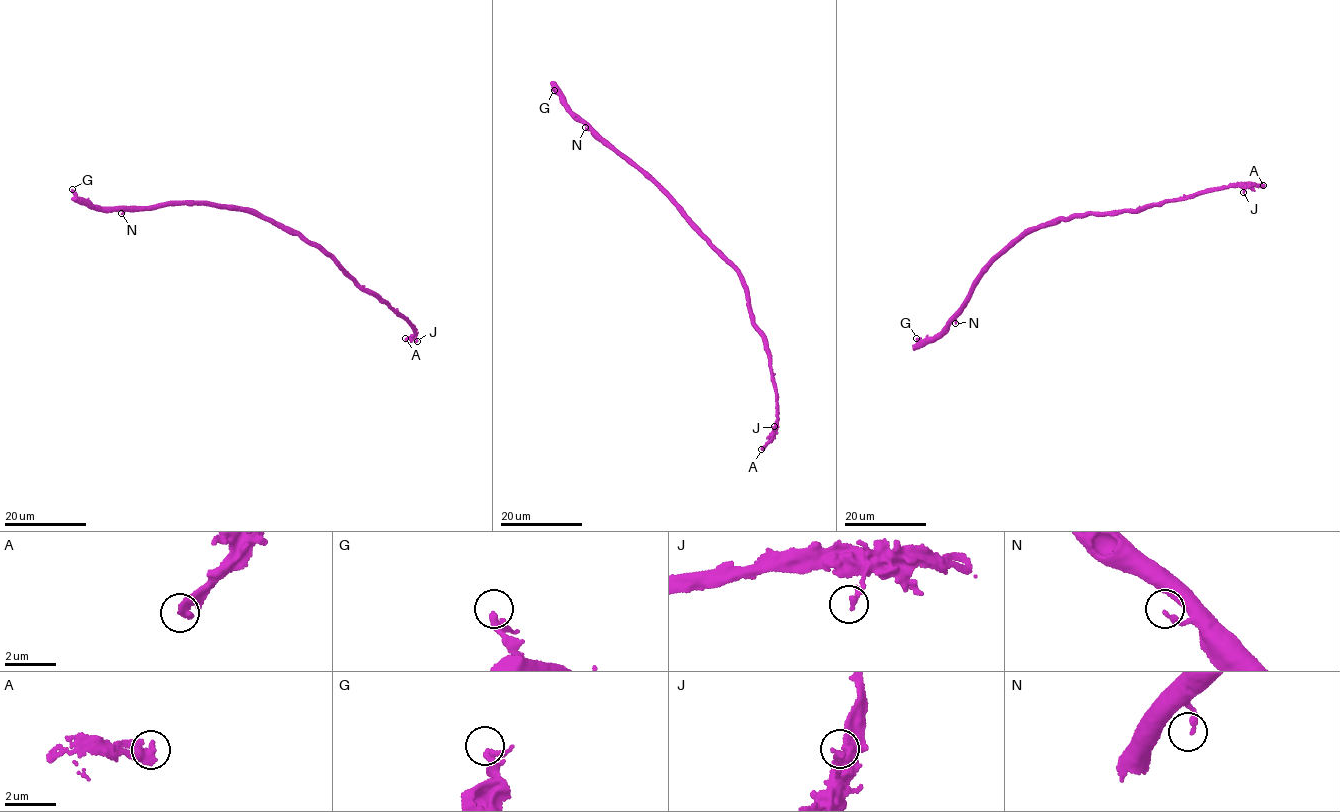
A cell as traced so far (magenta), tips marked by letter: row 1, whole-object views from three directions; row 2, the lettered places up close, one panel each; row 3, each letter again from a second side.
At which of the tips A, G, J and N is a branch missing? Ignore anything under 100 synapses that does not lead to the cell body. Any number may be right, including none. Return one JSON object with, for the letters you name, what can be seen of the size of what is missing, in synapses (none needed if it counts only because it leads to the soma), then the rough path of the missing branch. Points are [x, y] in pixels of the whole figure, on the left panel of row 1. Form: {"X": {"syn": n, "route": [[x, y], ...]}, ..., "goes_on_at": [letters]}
{"A": {"syn": 130, "route": [[405, 338], [395, 364], [388, 372], [388, 359], [393, 355], [394, 328]]}, "goes_on_at": ["A"]}

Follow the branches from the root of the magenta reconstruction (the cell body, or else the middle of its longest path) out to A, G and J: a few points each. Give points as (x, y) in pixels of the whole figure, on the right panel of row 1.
A: (1053, 223), (1071, 216), (1137, 211), (1221, 187), (1263, 185)
G: (1053, 223), (1032, 228), (1011, 241), (977, 279), (941, 331), (920, 343), (916, 338)
J: (1053, 223), (1071, 216), (1137, 211), (1221, 187), (1243, 185), (1243, 192)

